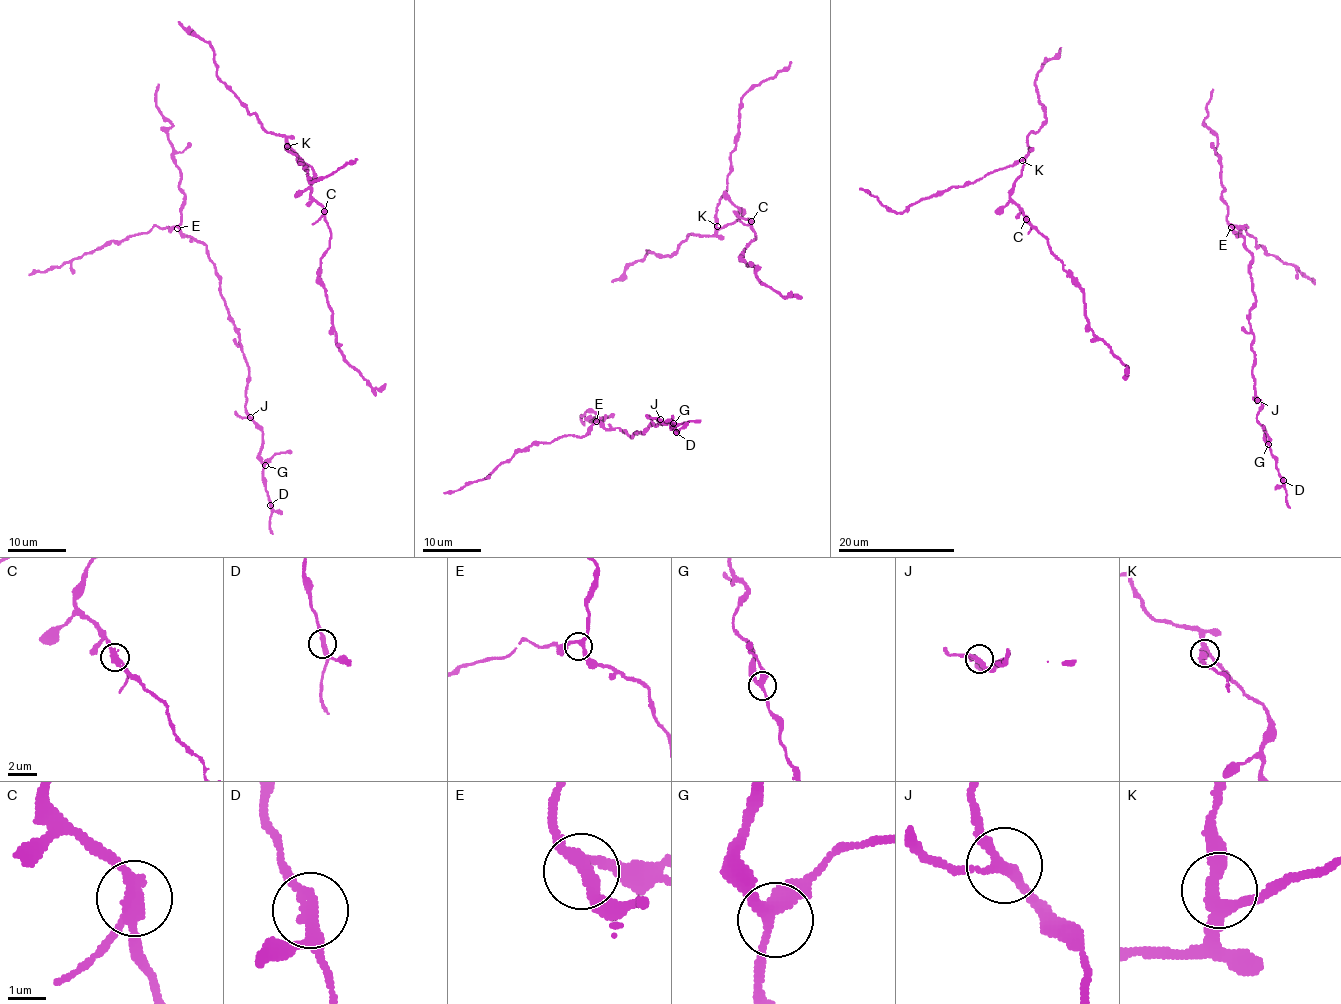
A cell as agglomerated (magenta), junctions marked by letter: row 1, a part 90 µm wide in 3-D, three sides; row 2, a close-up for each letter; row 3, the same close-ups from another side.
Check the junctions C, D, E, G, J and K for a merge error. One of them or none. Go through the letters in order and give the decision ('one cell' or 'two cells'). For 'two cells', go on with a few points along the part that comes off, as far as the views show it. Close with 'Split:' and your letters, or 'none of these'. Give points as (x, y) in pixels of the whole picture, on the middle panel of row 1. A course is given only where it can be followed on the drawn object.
C: one cell
D: one cell
E: one cell
G: one cell
J: one cell
K: one cell
Split: none of these

